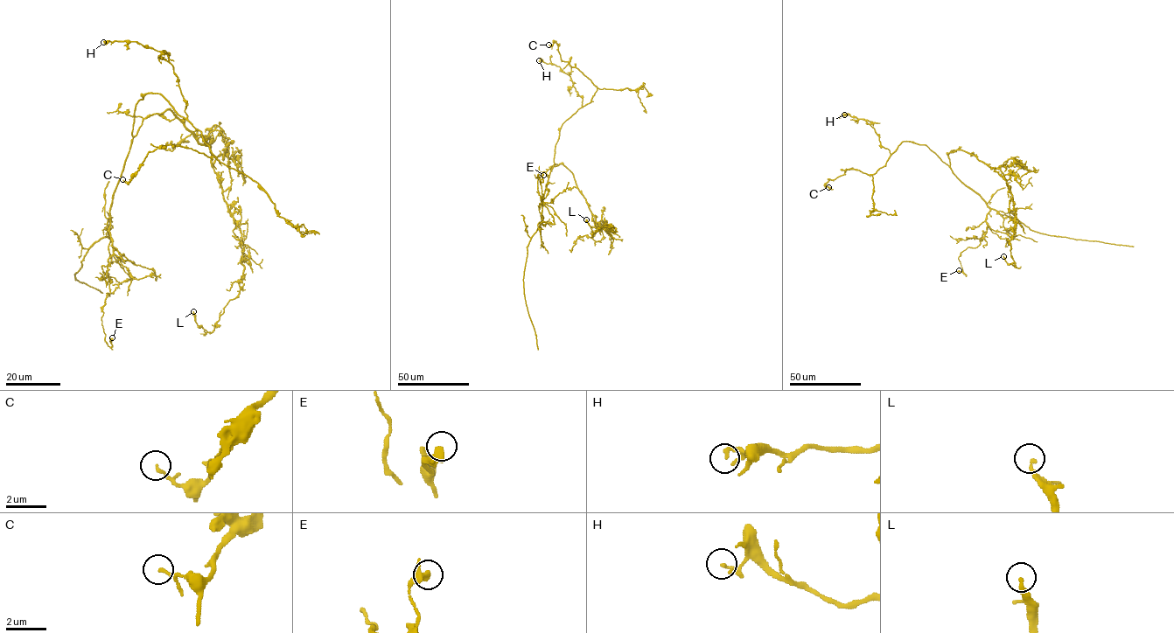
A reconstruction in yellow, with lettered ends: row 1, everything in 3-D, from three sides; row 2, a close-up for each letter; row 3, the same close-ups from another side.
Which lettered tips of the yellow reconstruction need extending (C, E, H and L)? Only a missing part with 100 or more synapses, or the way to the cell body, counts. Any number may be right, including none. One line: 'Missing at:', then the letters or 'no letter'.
Missing at: no letter

